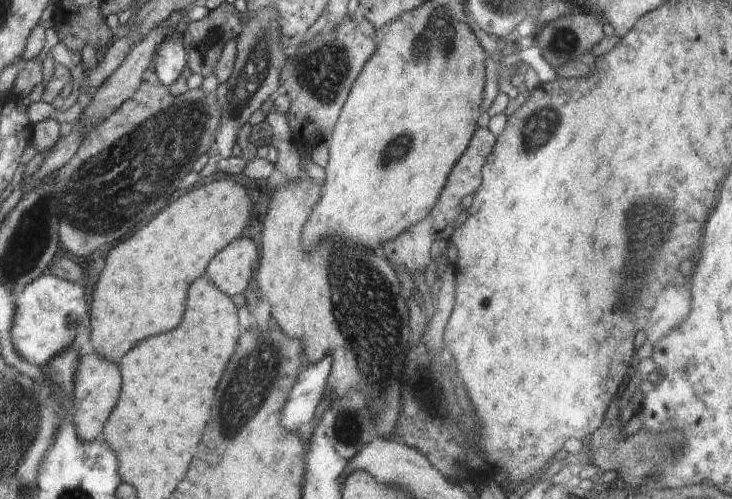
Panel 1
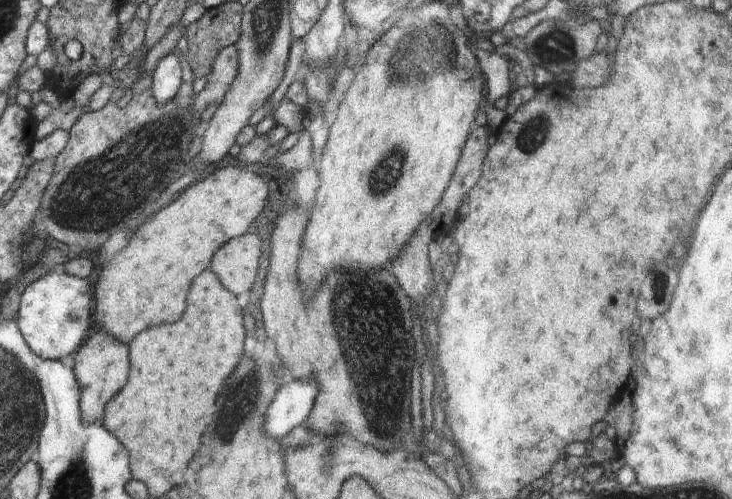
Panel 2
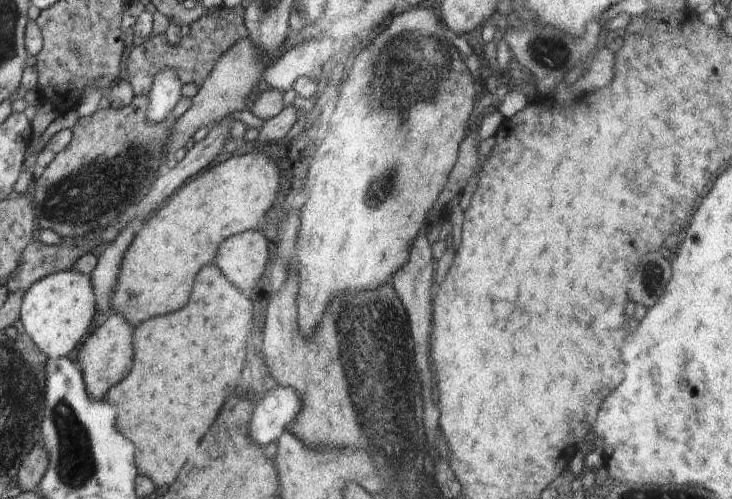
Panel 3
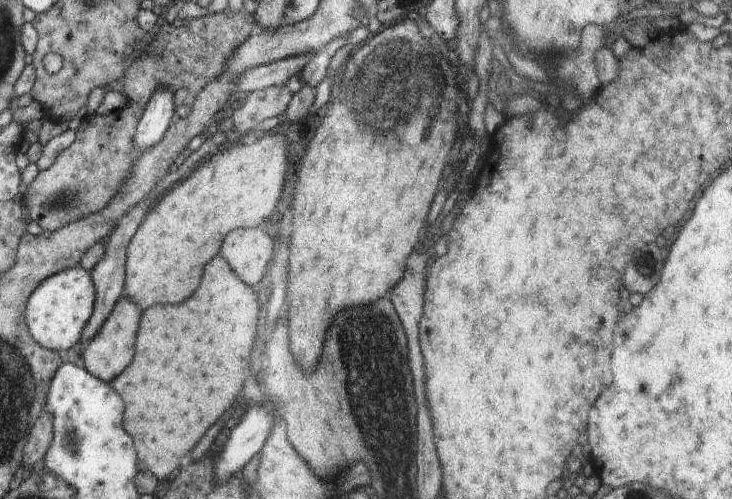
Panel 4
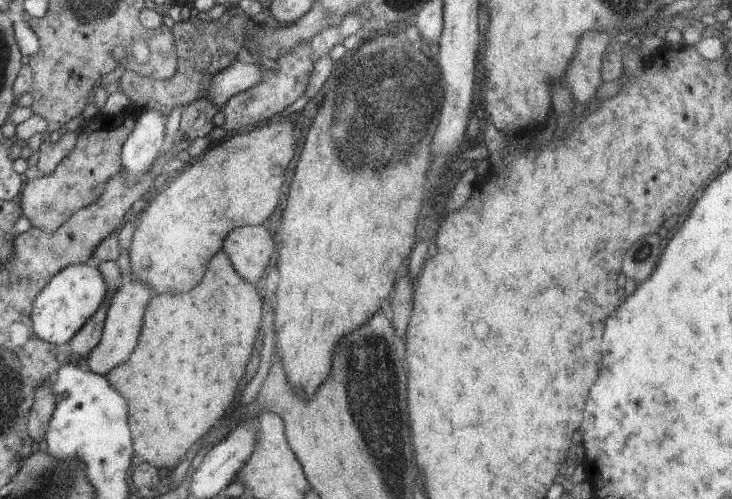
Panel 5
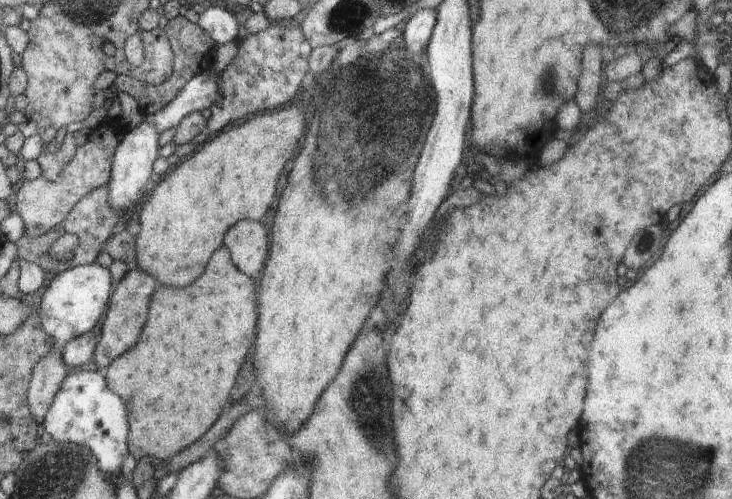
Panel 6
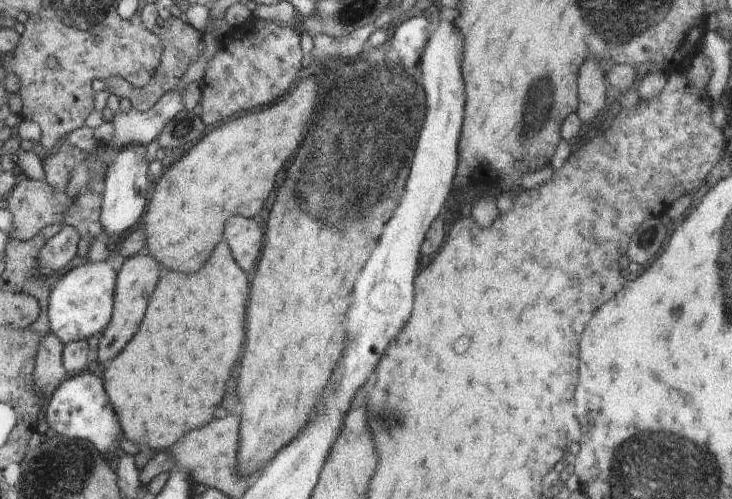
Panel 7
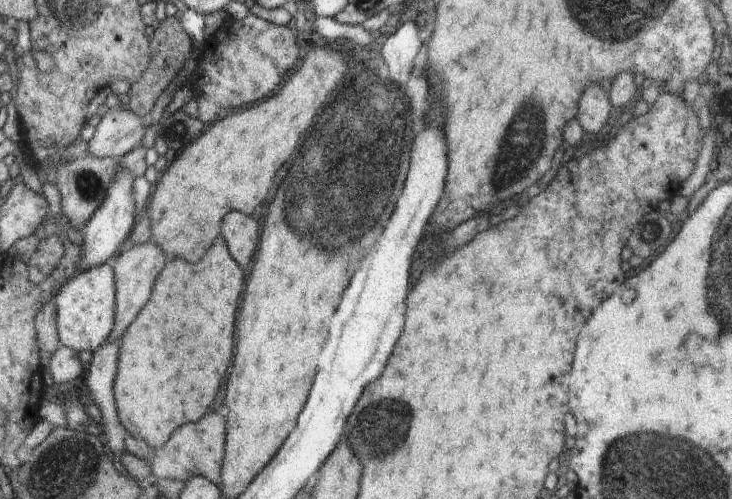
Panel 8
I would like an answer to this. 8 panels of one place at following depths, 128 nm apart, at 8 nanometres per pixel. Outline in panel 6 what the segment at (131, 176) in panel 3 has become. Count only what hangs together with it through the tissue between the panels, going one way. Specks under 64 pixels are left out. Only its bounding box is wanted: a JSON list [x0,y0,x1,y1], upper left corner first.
[15,121,124,237]

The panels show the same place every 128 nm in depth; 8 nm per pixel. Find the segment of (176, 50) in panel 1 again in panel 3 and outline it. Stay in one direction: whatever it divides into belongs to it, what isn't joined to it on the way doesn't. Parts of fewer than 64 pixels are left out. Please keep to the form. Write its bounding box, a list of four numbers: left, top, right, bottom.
[146,68,183,124]

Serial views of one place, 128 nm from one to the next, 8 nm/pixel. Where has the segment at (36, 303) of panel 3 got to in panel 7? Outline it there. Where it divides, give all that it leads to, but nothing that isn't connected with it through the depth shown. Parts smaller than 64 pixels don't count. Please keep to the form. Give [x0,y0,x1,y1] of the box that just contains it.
[49,262,118,343]

